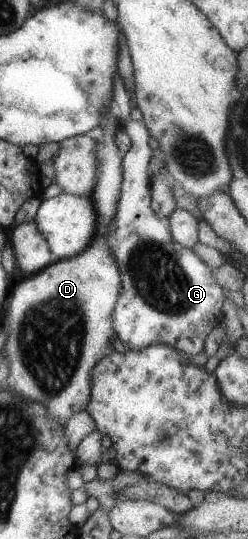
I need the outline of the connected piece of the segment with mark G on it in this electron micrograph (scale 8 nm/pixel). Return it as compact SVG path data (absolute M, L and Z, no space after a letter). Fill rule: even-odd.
M129 118L123 125L131 139L131 148L122 156L122 181L114 219L108 226L106 246L113 253L120 270L122 287L115 308L113 324L116 336L131 350L147 348L153 343L163 343L192 358L204 350L207 335L222 323L224 295L213 269L189 247L173 240L168 217L160 217L151 206L151 170L149 163L153 150L149 146L150 132L145 123Z

